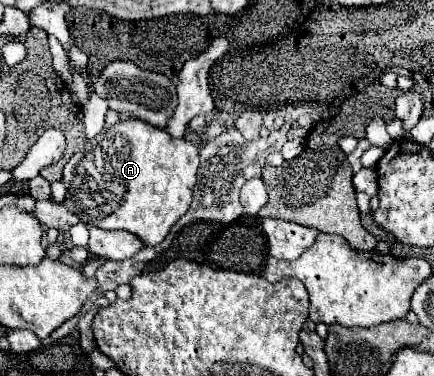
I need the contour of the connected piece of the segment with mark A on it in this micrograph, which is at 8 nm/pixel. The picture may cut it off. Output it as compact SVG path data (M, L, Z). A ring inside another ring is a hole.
M144 120L118 122L90 138L64 166L62 182L66 186L64 206L80 218L80 222L104 230L126 230L136 234L144 246L160 244L168 230L188 212L192 202L192 188L200 166L200 148L185 137L172 138L166 130L156 128Z

